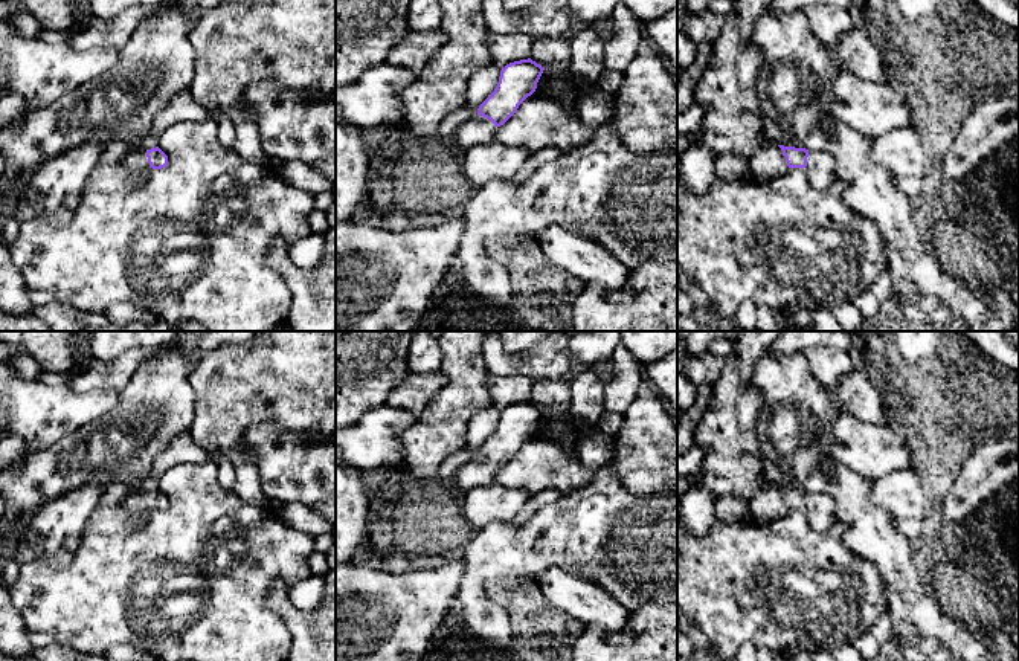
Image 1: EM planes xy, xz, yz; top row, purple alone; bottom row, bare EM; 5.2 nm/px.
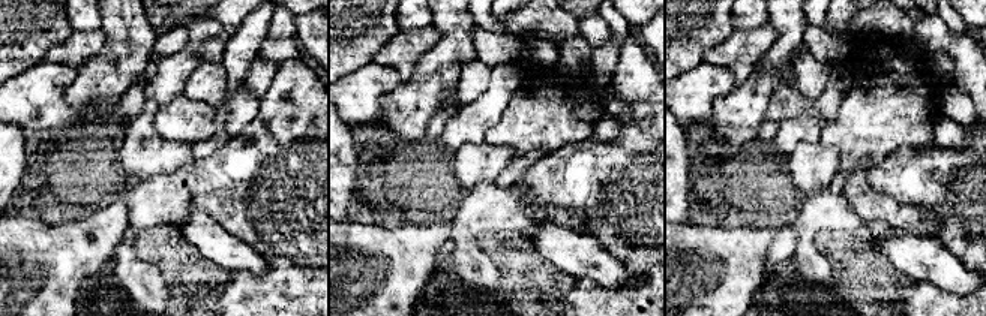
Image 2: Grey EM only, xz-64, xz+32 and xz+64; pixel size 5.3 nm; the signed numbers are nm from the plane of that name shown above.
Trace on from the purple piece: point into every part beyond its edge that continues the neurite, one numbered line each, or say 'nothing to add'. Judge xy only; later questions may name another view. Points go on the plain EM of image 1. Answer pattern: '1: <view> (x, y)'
1: xy (136, 504)

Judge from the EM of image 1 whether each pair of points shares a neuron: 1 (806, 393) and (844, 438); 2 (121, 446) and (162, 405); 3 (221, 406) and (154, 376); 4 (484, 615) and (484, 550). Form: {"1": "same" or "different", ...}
{"1": "different", "2": "same", "3": "different", "4": "same"}

